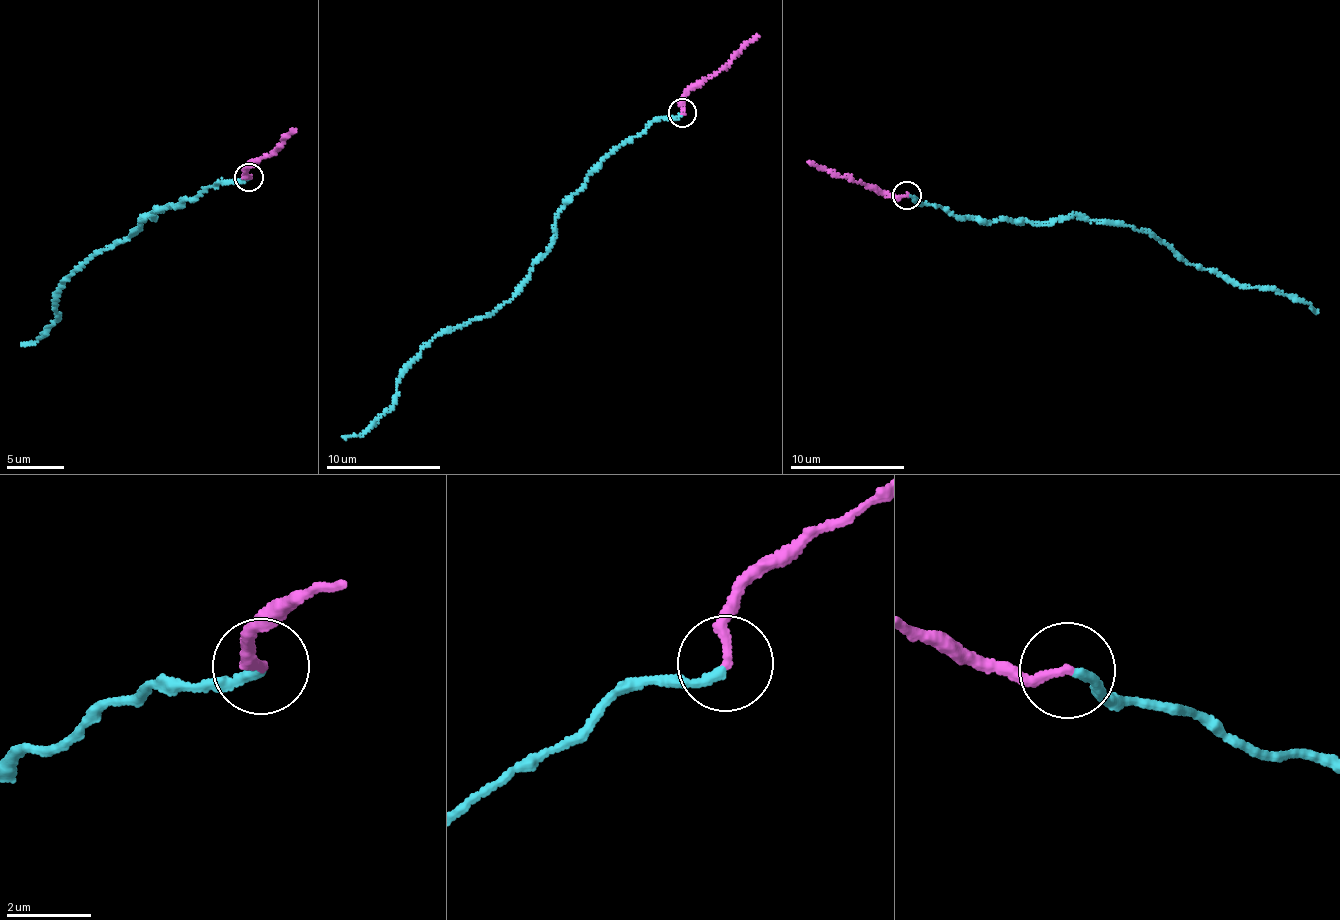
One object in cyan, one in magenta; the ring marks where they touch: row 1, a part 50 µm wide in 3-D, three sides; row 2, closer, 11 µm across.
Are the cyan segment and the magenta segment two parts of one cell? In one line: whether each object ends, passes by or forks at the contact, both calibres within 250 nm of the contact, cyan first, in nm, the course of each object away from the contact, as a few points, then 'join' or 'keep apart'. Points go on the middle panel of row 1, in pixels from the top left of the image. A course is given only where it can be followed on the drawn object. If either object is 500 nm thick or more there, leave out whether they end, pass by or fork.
cyan ends; magenta ends; calibres 220 and 220 nm; course cyan (681, 113), (611, 151), (516, 294), (448, 328), (403, 374), (396, 401), (342, 436); course magenta (681, 113), (681, 97), (756, 34); join

